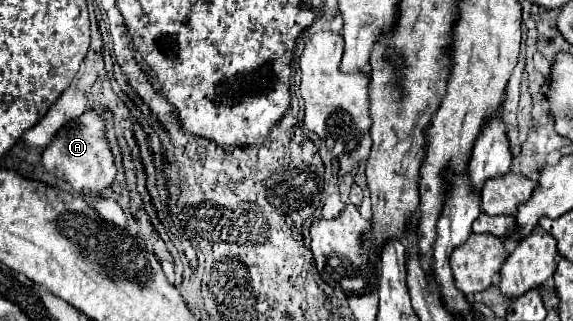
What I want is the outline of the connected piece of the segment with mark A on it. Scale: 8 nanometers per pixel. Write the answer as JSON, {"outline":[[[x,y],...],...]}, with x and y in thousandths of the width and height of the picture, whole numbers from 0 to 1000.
{"outline":[[[152,346],[131,377],[120,377],[113,396],[106,396],[99,427],[75,470],[75,520],[103,558],[124,570],[127,595],[145,614],[169,614],[180,589],[194,583],[201,558],[201,514],[173,352]]]}

